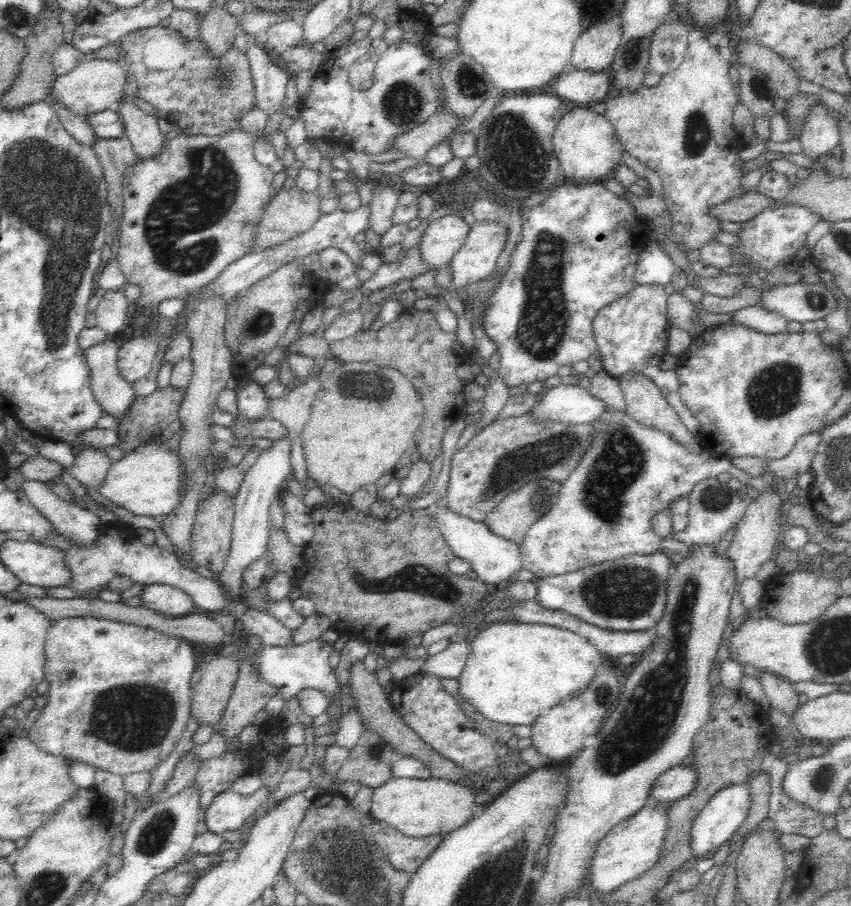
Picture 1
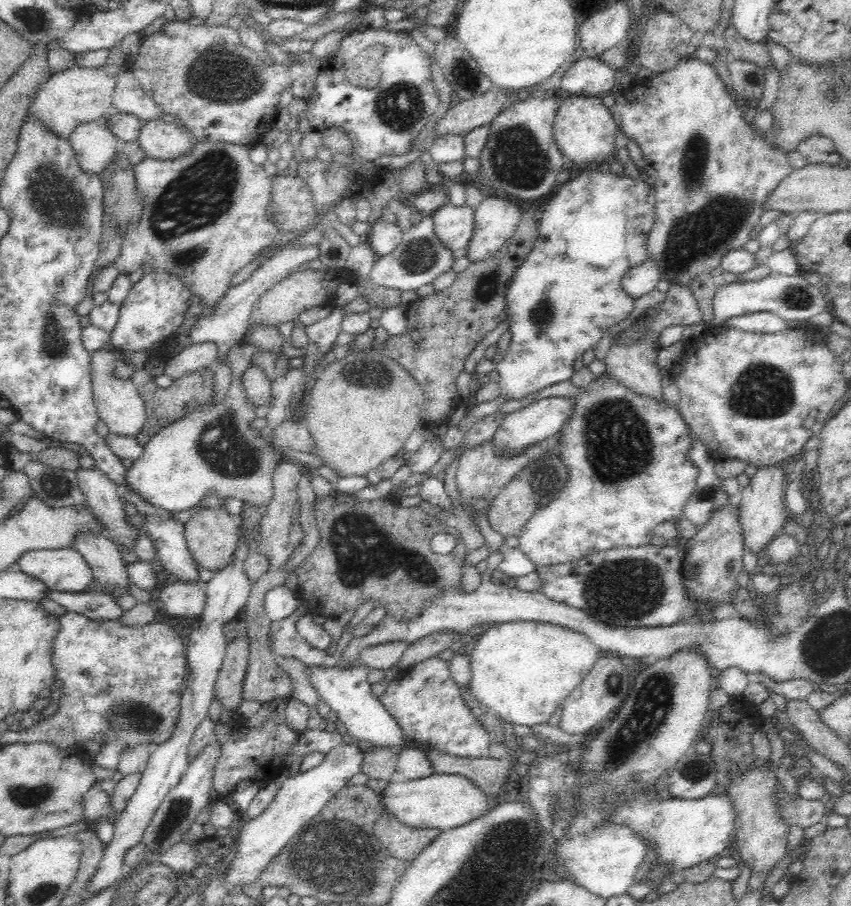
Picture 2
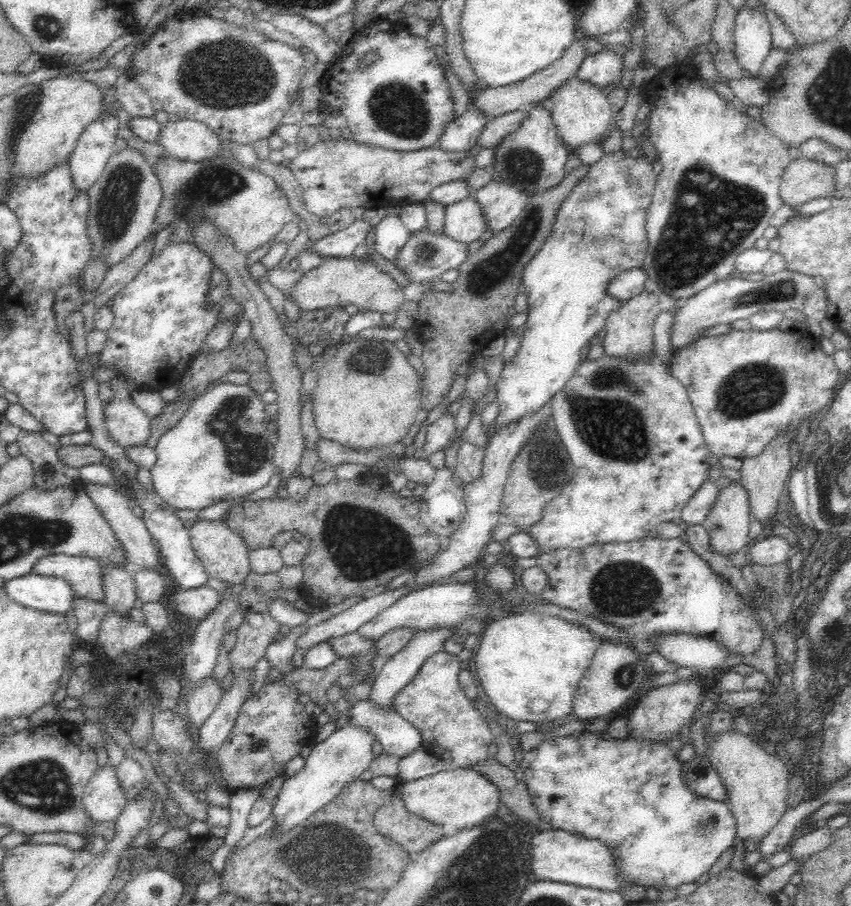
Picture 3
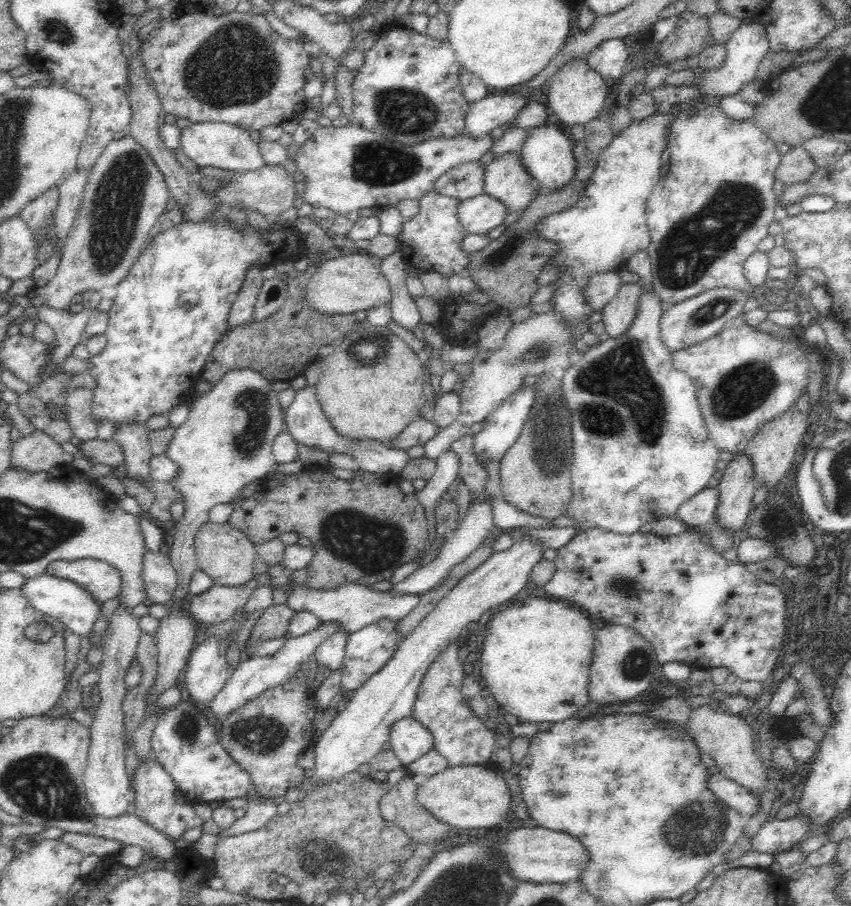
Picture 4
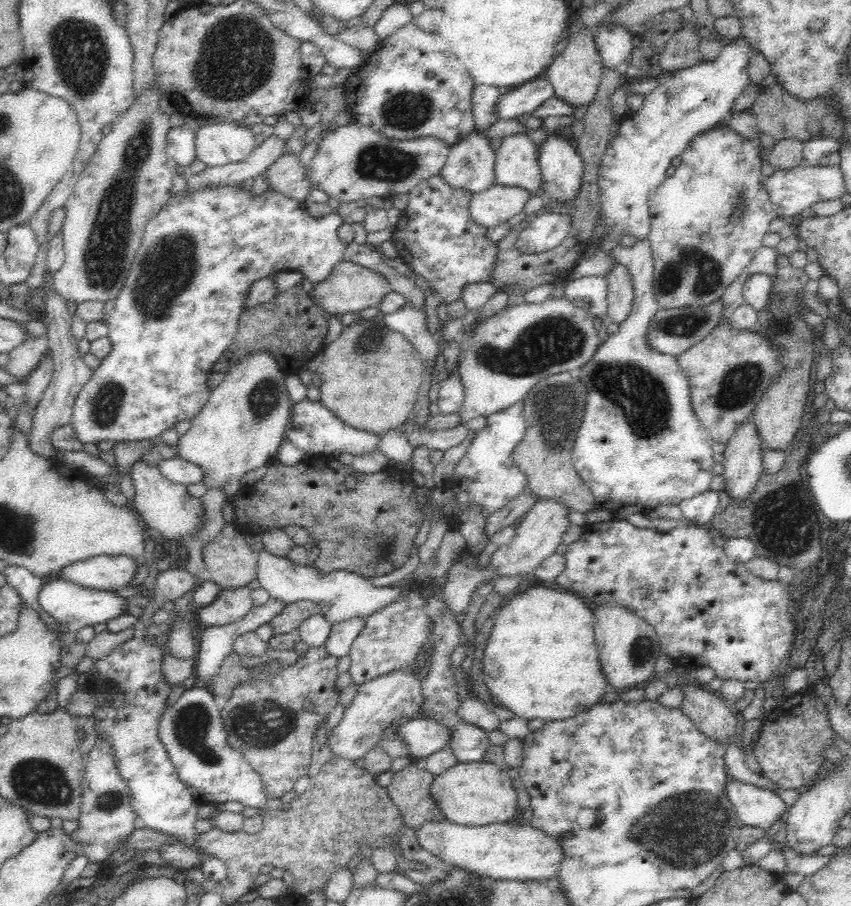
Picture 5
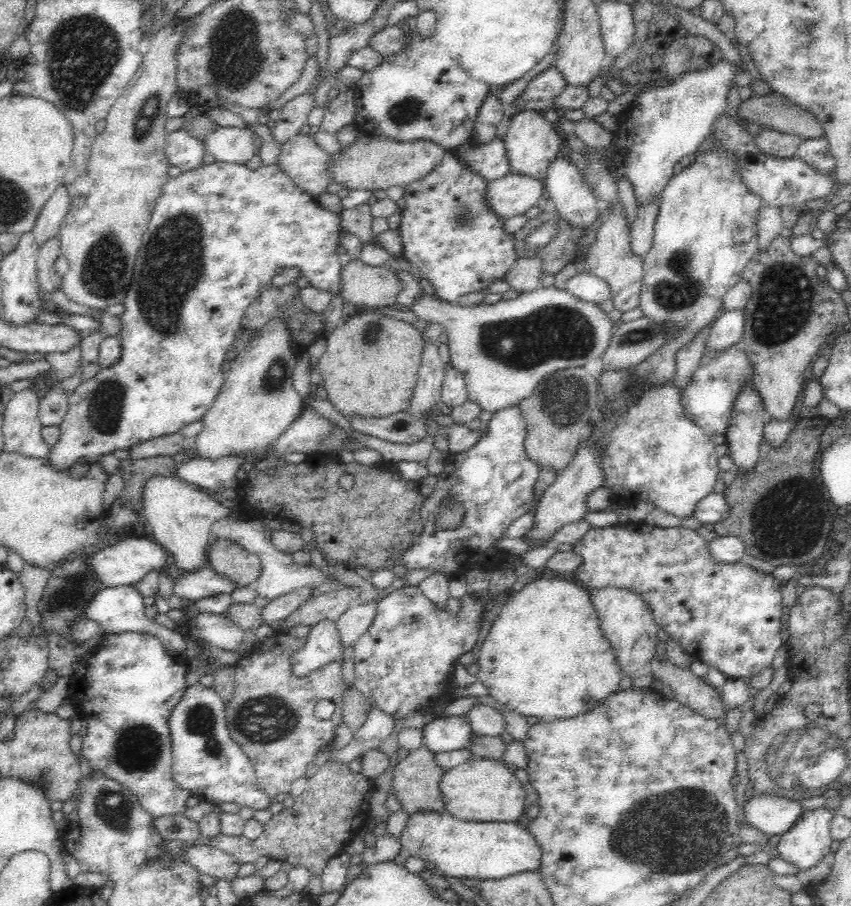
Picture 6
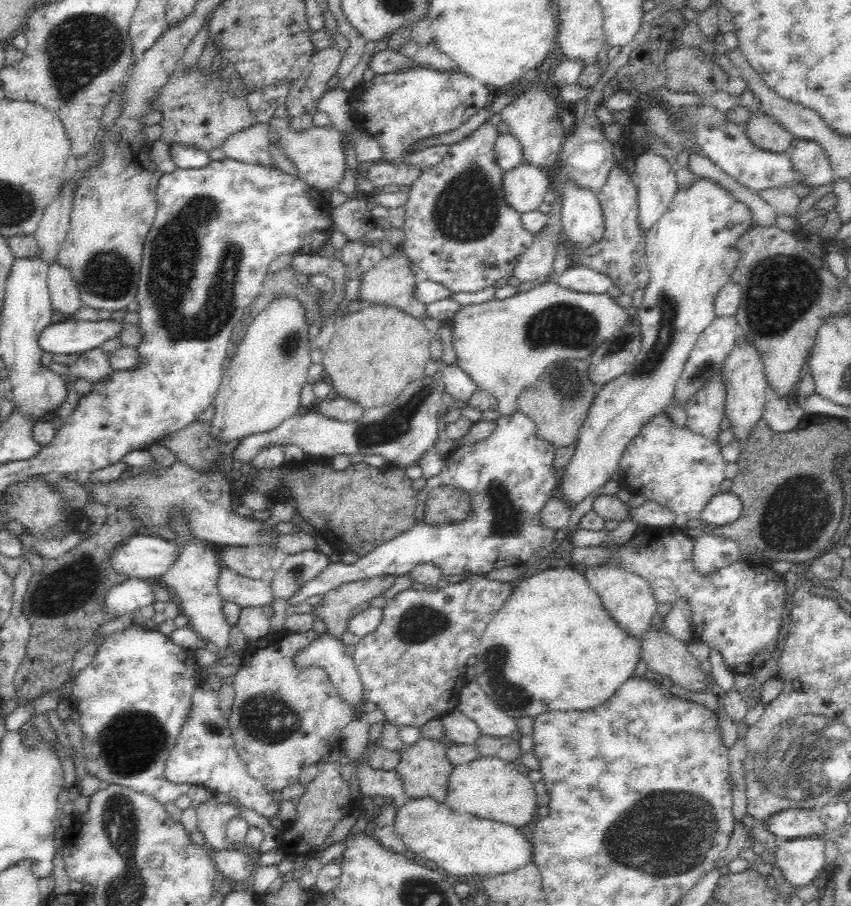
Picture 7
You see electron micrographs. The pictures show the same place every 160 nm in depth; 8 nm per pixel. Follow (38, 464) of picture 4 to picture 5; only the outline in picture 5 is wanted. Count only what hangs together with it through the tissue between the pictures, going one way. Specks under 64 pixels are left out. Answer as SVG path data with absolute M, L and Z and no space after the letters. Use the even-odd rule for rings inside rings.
M52 293L47 296L41 318L46 322L46 334L49 354L54 359L54 374L48 388L39 400L33 415L33 426L28 434L28 445L32 452L42 458L58 456L58 450L53 446L54 430L71 423L73 407L82 387L90 380L93 370L88 367L78 355L79 336L70 329L71 313L66 308L67 300Z

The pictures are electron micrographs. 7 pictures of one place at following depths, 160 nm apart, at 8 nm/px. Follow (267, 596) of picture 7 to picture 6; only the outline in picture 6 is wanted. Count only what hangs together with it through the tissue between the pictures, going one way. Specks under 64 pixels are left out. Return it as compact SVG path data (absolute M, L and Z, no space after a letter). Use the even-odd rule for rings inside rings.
M204 566L194 572L173 572L173 593L184 602L193 602L202 596L212 596L220 592L231 593L237 585L212 569Z

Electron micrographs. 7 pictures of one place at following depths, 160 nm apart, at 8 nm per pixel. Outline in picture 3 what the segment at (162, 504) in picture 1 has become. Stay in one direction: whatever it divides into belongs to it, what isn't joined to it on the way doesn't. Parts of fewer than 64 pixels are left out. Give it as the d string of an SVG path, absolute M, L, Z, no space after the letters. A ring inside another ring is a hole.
M229 381L212 385L204 394L194 398L183 418L168 430L155 447L157 462L150 470L152 490L158 500L174 509L202 510L220 500L252 494L266 487L275 474L273 457L276 435L266 430L269 417L261 396L247 384Z

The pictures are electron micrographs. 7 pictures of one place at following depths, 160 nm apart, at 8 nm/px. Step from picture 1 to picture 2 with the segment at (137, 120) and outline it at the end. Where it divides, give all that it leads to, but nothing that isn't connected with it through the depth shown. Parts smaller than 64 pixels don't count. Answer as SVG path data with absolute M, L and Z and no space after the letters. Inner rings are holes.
M162 118L143 122L136 143L144 150L146 158L168 160L186 154L196 140L182 124L178 127Z

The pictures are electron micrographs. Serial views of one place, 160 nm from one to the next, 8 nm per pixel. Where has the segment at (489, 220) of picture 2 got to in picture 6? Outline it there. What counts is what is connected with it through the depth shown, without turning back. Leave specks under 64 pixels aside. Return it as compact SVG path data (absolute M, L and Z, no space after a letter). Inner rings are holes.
M542 106L525 107L510 112L510 125L503 139L510 165L508 175L518 173L542 181L546 176L548 164L565 151L565 138L559 131L552 129L552 123L544 119L544 109Z

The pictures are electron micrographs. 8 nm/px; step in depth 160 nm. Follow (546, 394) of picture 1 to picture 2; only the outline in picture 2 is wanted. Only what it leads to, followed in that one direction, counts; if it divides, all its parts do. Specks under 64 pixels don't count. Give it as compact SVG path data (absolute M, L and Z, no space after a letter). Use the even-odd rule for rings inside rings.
M550 396L550 398L532 402L530 406L506 416L503 424L494 434L494 443L496 443L496 447L502 447L504 451L520 453L527 450L538 442L560 434L562 428L570 422L570 418L574 414L574 406L576 406L576 400L566 396Z

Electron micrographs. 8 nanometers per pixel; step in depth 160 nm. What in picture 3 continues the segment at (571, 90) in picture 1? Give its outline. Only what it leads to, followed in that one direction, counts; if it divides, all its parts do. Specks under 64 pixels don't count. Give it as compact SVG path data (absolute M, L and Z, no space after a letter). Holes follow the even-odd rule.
M603 49L598 54L586 56L575 76L580 81L608 90L618 83L622 68L623 59L612 50Z

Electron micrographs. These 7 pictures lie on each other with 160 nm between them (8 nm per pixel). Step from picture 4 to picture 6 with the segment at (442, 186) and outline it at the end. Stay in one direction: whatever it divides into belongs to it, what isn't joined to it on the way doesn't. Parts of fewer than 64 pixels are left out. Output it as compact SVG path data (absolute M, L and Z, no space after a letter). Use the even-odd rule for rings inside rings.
M497 137L490 142L476 142L473 138L450 149L456 157L468 166L470 172L480 175L486 183L508 175L510 165L506 156L506 145Z

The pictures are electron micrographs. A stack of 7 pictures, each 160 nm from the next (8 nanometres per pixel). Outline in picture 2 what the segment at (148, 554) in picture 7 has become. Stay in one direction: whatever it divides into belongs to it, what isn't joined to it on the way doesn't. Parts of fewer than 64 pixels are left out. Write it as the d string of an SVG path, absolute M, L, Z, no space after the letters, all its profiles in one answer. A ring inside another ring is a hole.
M72 547L28 550L20 554L14 567L62 592L83 593L95 580L84 557Z

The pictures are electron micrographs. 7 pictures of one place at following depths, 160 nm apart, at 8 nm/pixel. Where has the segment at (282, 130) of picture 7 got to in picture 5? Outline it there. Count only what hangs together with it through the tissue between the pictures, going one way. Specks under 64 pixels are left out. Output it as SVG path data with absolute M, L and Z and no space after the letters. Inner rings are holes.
M297 153L280 155L262 175L268 180L268 188L272 191L282 193L285 198L304 202L310 196L311 180L306 177L298 157Z

